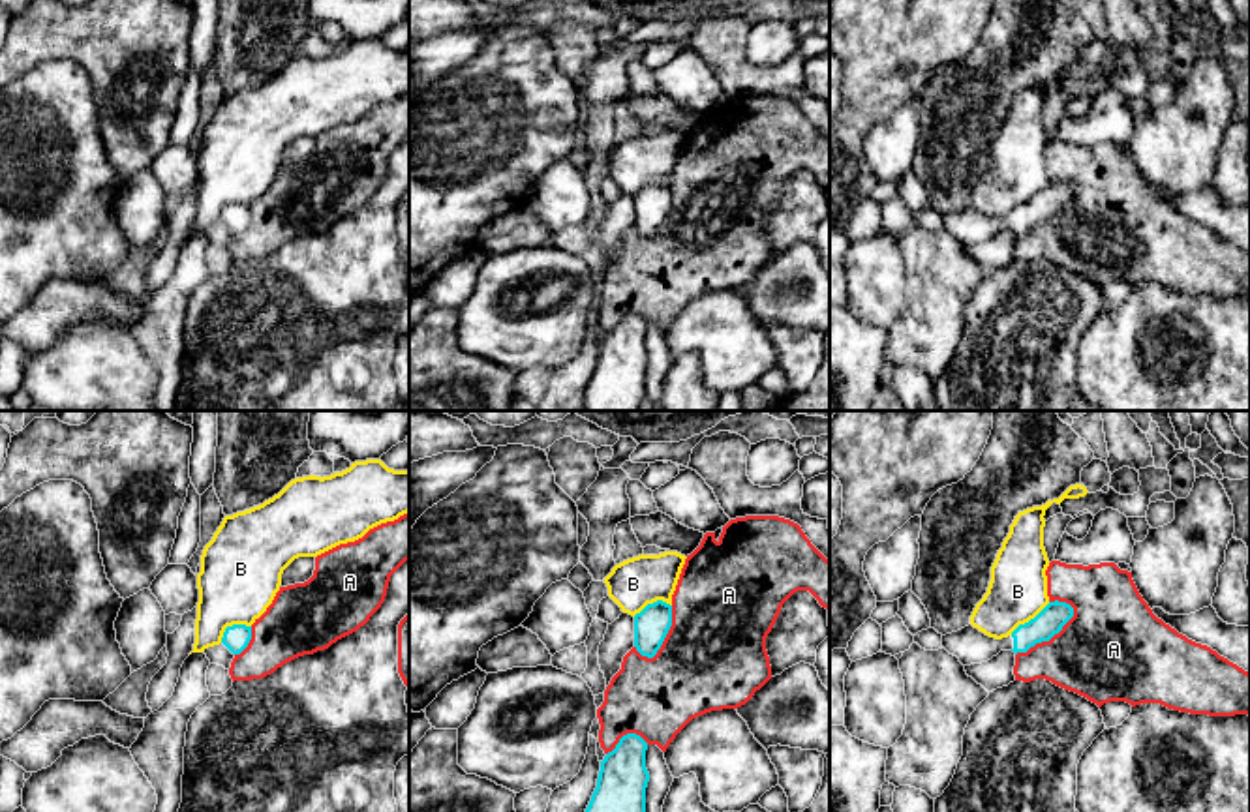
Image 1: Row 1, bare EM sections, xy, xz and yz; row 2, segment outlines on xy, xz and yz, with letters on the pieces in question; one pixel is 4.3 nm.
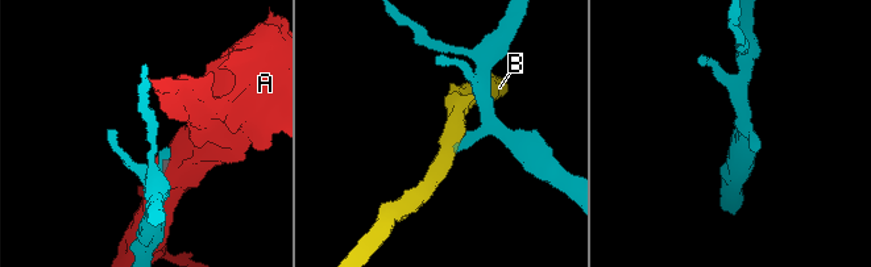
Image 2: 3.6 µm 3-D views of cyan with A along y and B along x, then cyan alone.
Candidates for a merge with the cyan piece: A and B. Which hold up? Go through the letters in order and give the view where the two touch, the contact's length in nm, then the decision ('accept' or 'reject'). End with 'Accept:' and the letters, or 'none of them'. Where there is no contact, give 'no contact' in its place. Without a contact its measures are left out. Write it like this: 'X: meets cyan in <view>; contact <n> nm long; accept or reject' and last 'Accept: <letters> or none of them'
A: meets cyan in yz; contact 320 nm long; reject
B: meets cyan in yz; contact 220 nm long; reject
Accept: none of them

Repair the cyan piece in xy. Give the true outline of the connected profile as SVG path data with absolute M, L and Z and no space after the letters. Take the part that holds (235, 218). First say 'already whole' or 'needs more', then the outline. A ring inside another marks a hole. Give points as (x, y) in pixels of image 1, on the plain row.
already whole; M233 204L227 206L221 218L221 223L233 233L240 234L252 219L252 206Z

